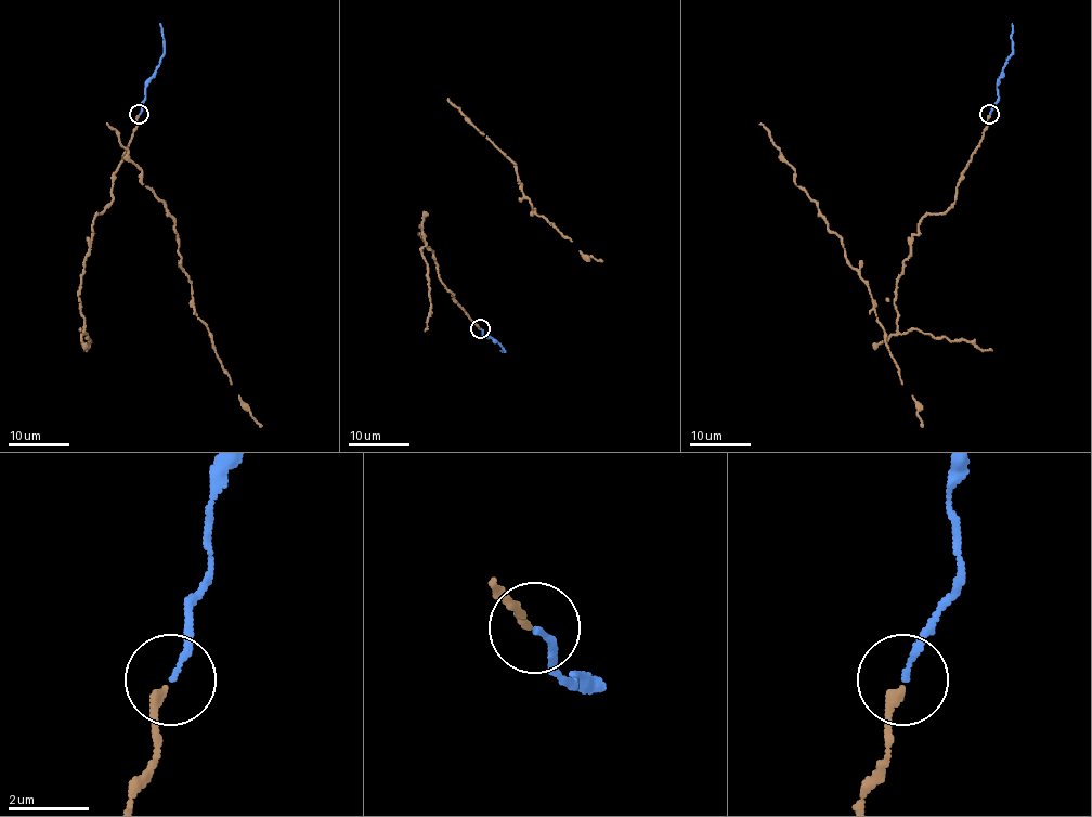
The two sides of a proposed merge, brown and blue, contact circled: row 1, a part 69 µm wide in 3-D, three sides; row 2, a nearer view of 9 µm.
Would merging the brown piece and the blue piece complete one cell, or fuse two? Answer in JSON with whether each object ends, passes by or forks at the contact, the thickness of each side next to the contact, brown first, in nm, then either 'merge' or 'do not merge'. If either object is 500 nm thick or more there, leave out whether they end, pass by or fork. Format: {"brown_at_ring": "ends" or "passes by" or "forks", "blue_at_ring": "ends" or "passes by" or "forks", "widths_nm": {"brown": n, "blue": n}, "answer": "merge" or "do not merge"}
{"brown_at_ring": "ends", "blue_at_ring": "ends", "widths_nm": {"brown": 180, "blue": 130}, "answer": "merge"}

